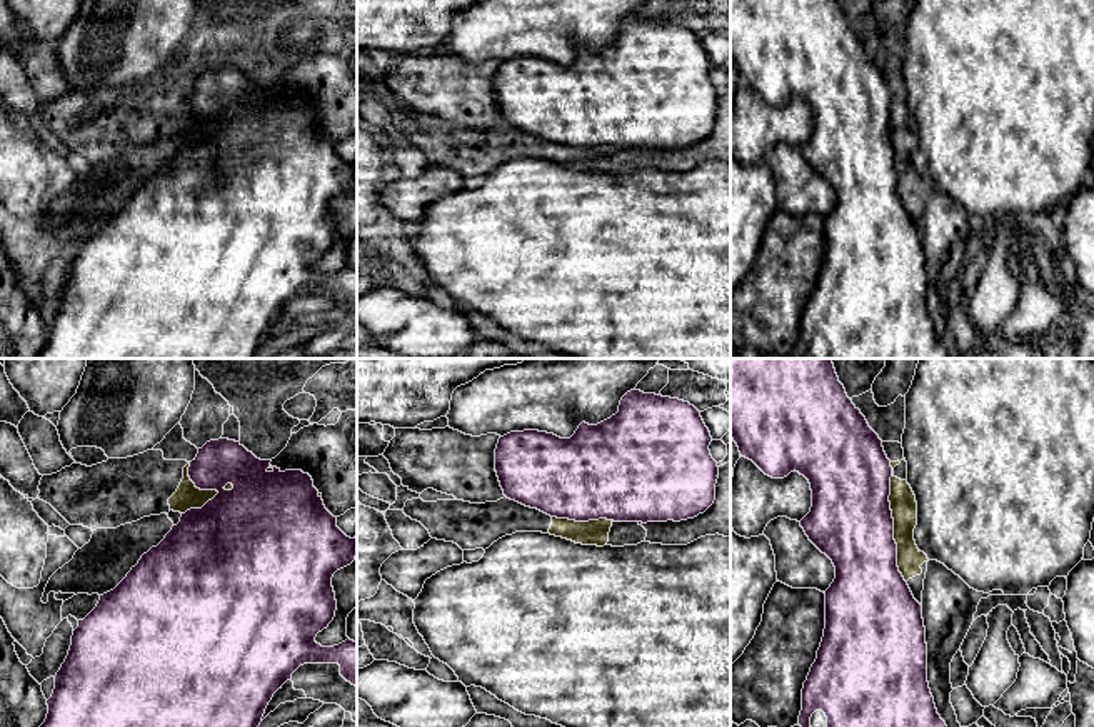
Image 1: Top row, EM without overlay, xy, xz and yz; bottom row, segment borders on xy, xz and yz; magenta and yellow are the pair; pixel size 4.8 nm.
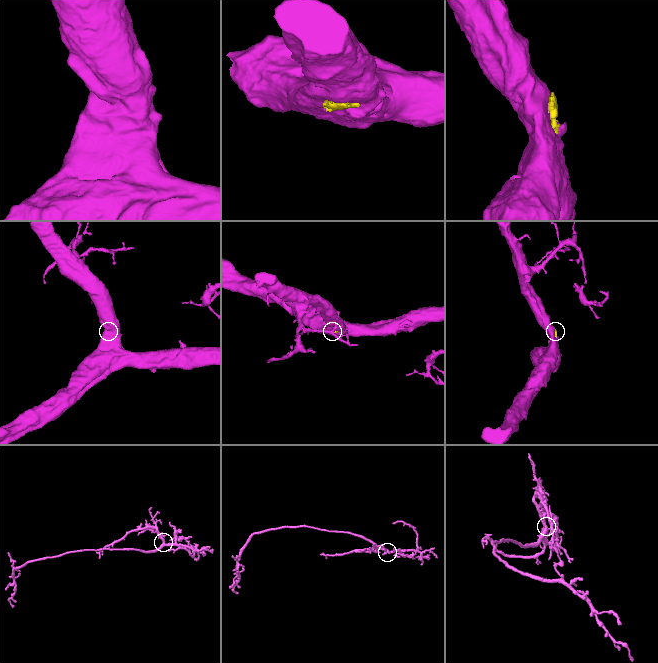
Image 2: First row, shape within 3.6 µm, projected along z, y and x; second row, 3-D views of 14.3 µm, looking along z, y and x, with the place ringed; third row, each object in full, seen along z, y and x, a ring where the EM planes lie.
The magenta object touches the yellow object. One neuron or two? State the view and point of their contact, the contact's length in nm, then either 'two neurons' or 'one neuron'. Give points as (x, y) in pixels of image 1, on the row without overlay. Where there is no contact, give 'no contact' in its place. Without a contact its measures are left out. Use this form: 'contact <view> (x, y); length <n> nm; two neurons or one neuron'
contact yz (893, 149); length 600 nm; two neurons

